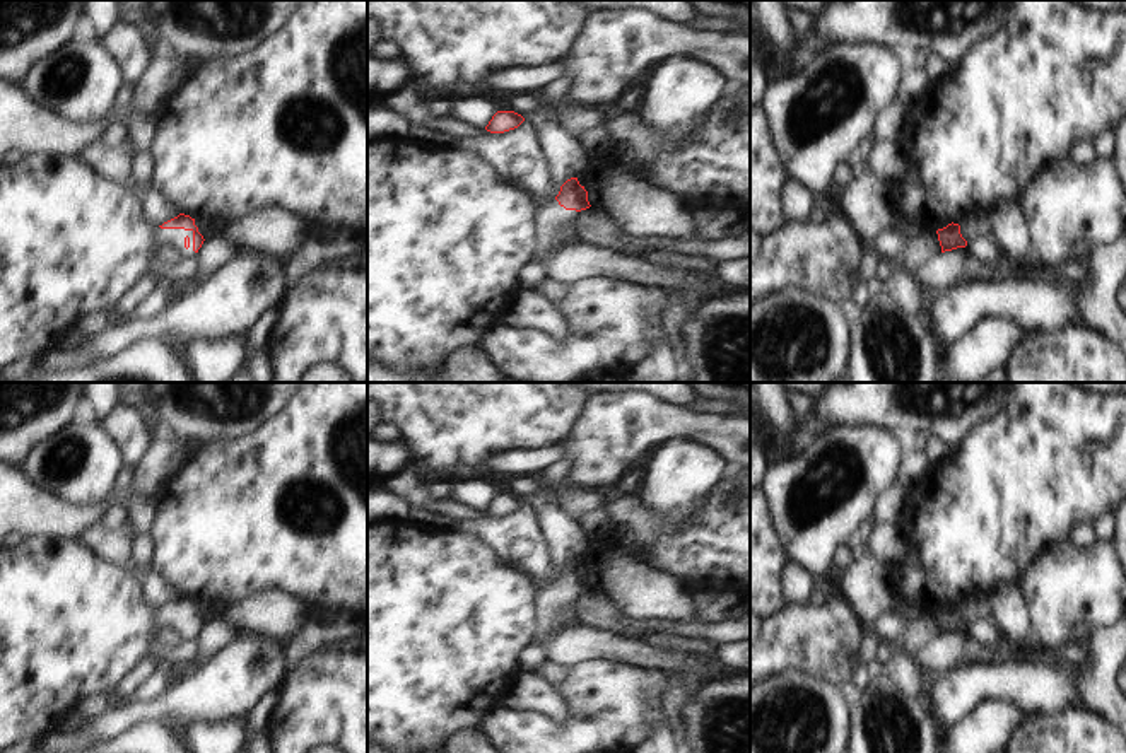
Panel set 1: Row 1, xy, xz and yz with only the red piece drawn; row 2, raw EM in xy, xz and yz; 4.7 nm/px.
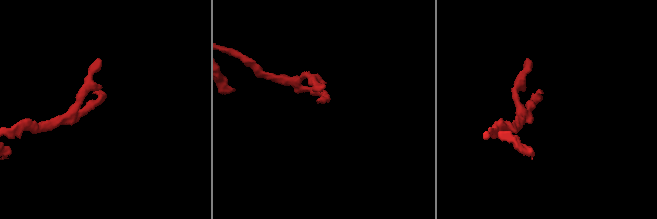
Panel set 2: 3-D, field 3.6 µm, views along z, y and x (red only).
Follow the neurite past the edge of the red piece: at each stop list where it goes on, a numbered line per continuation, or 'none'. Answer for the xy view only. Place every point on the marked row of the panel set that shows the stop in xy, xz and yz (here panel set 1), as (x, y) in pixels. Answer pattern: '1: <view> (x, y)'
1: xy (175, 238)

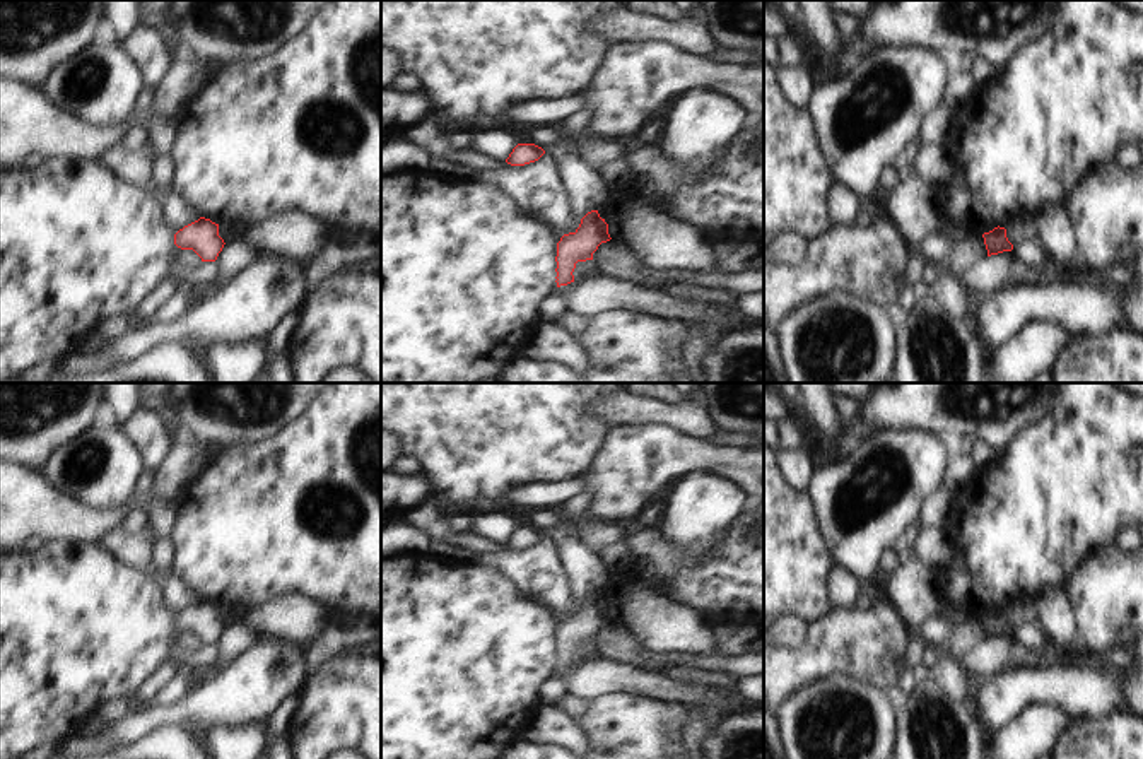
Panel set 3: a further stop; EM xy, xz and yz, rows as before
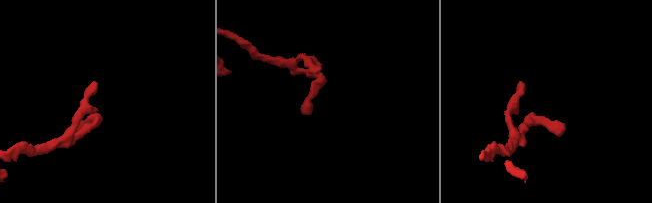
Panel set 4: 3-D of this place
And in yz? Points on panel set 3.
none

